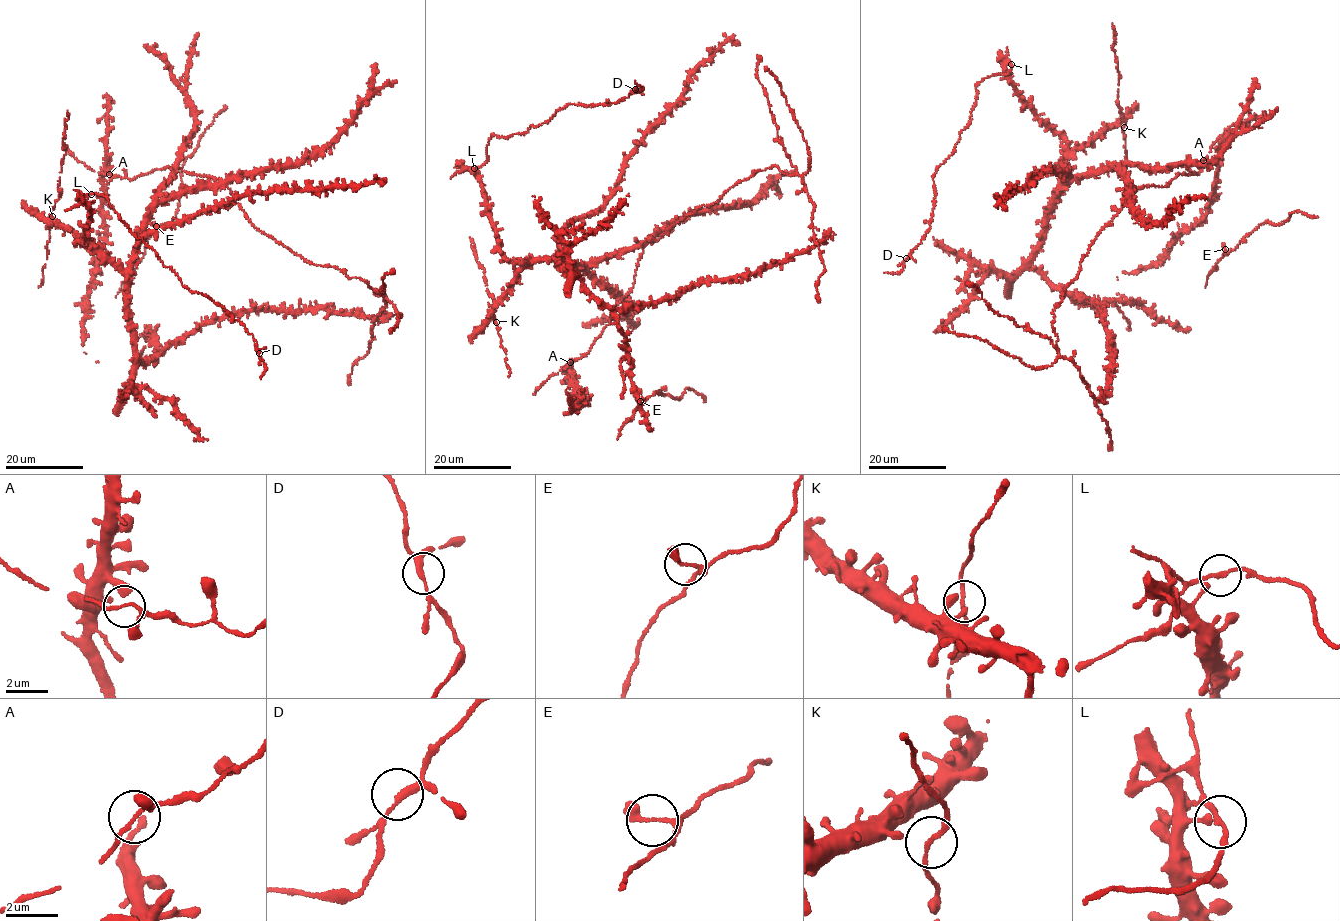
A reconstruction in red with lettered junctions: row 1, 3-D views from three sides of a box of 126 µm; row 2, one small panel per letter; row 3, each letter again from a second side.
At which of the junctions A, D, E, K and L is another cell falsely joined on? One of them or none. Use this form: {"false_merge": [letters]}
{"false_merge": []}

